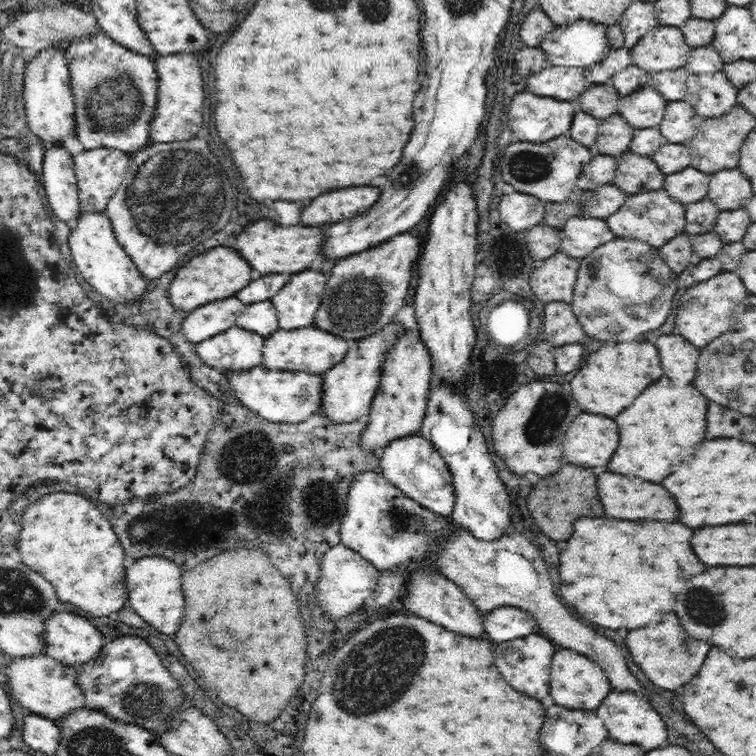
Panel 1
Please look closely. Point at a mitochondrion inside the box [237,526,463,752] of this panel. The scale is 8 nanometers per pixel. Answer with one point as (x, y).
(411, 655)

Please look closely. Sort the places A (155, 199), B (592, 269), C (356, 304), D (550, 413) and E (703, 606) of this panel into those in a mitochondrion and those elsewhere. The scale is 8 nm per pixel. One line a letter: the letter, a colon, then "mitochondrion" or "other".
A: mitochondrion
B: other
C: mitochondrion
D: mitochondrion
E: mitochondrion

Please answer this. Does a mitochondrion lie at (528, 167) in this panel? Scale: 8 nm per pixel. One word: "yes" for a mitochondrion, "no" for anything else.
yes

